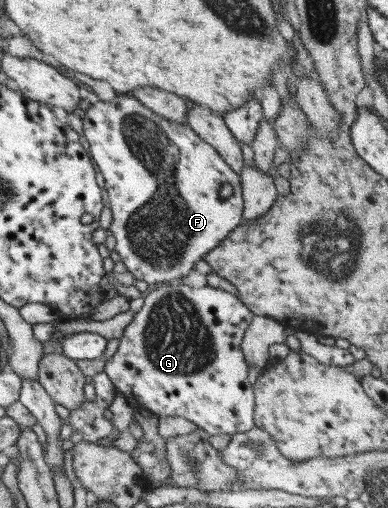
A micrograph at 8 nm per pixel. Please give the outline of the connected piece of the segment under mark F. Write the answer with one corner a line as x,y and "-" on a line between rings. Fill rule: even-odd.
118,94
110,102
98,101
90,104
82,119
82,135
88,142
90,157
96,165
96,169
102,174
104,189
108,195
108,207
111,211
111,224
106,230
114,237
114,251
120,257
125,270
132,275
134,280
144,281
149,287
160,285
166,281
181,280
194,268
194,263
203,259
203,255
214,249
229,233
242,221
243,197
239,176
234,170
222,161
222,158
208,145
204,143
185,123
174,123
162,119
144,107
130,94

